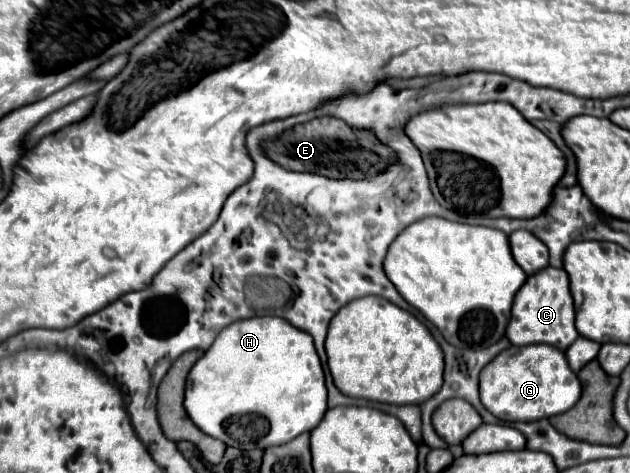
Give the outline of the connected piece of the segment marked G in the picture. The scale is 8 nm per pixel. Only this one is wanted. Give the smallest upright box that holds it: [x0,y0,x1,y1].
[480,345,580,421]

